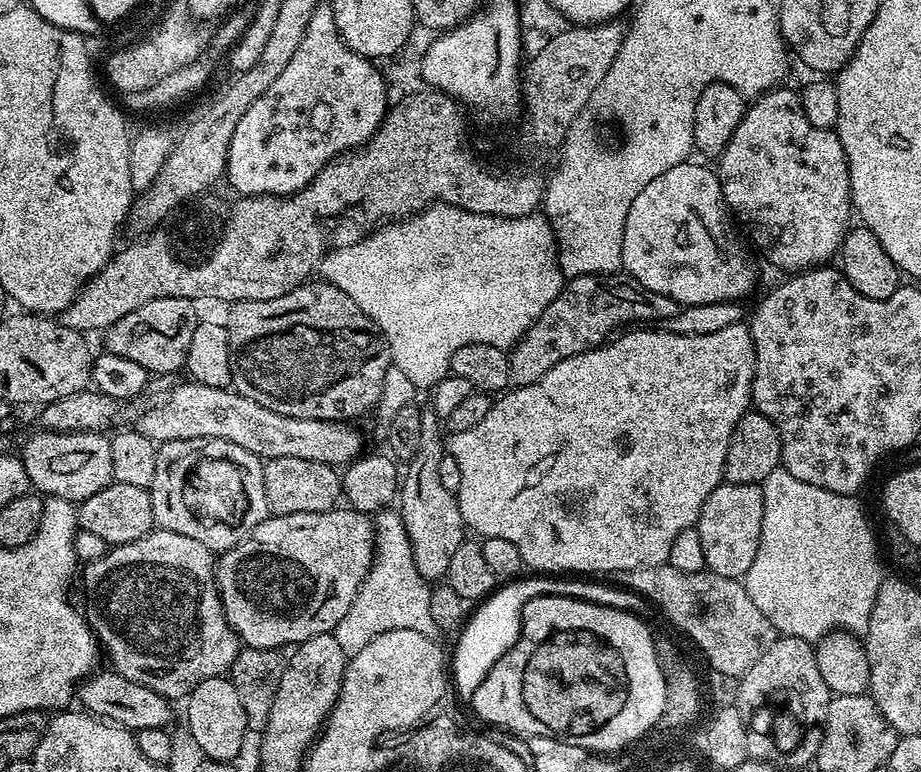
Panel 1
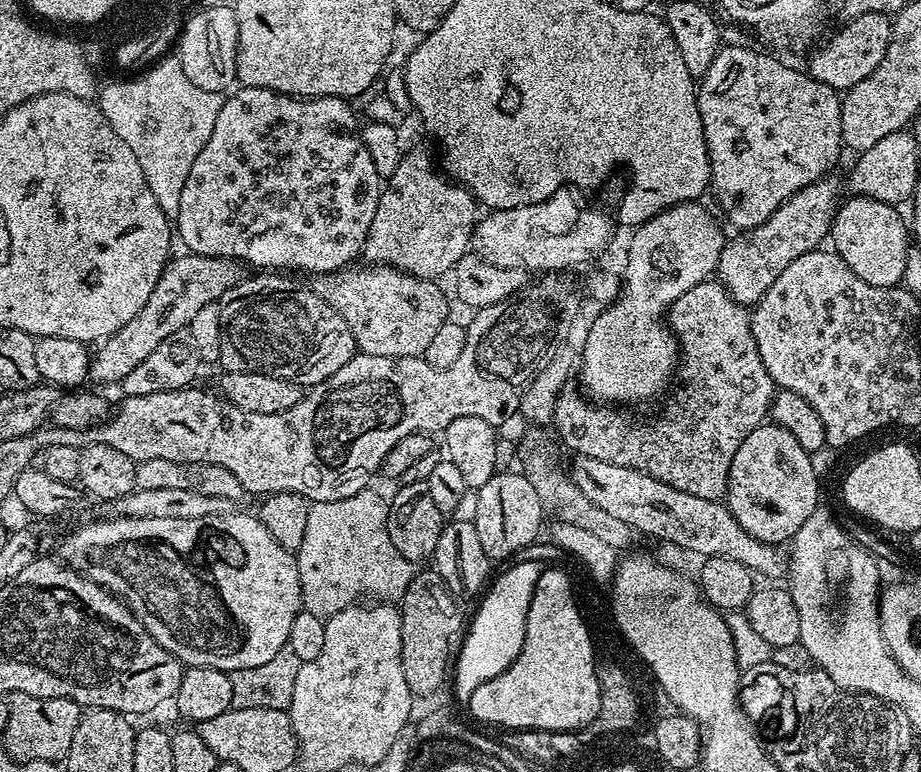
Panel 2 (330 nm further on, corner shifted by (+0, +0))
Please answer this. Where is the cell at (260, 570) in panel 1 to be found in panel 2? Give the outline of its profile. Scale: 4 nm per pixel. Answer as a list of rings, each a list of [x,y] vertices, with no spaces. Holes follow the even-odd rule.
[[[233,510],[224,512],[220,516],[207,516],[206,518],[130,518],[129,516],[114,516],[96,520],[93,524],[84,524],[77,532],[72,532],[64,540],[59,555],[68,567],[83,572],[95,584],[101,584],[108,592],[120,597],[132,613],[144,624],[145,630],[166,650],[173,652],[182,663],[190,668],[217,668],[223,672],[242,670],[246,666],[262,666],[262,662],[270,662],[278,650],[286,647],[290,625],[302,610],[300,598],[300,575],[296,565],[295,555],[287,552],[262,526],[259,515],[247,516],[244,512]]]

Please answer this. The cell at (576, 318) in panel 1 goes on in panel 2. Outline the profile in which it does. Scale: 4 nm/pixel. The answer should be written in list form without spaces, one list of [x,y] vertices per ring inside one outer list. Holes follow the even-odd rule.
[[[719,279],[703,280],[698,286],[686,290],[686,294],[679,296],[673,304],[669,304],[666,323],[676,338],[678,377],[684,385],[673,394],[672,405],[665,410],[664,420],[654,421],[652,428],[648,424],[624,424],[618,413],[607,412],[604,409],[607,407],[597,406],[583,395],[580,397],[576,392],[564,390],[554,406],[551,427],[556,428],[560,435],[556,435],[559,443],[576,456],[589,456],[607,464],[636,468],[678,490],[686,490],[686,494],[694,494],[694,498],[723,501],[728,494],[730,462],[734,462],[738,446],[746,442],[746,434],[769,419],[772,397],[778,389],[766,366],[762,366],[762,354],[758,354],[758,346],[754,342],[749,309],[734,302]]]

